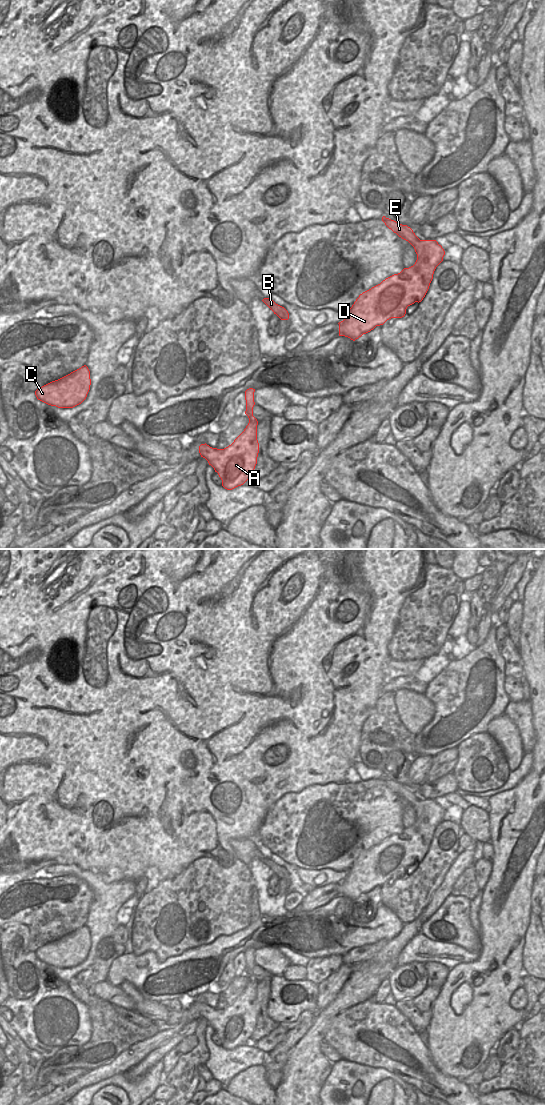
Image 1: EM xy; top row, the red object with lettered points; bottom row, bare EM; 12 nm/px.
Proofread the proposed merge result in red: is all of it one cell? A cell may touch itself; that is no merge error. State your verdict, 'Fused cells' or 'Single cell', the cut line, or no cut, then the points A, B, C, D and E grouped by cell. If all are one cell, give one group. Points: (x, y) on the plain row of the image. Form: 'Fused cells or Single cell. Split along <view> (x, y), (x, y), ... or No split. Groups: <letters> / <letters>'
Single cell. No split. Groups: A B C D E.

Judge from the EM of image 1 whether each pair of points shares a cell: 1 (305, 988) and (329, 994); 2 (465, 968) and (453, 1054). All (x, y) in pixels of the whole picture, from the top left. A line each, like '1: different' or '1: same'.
1: different
2: same

